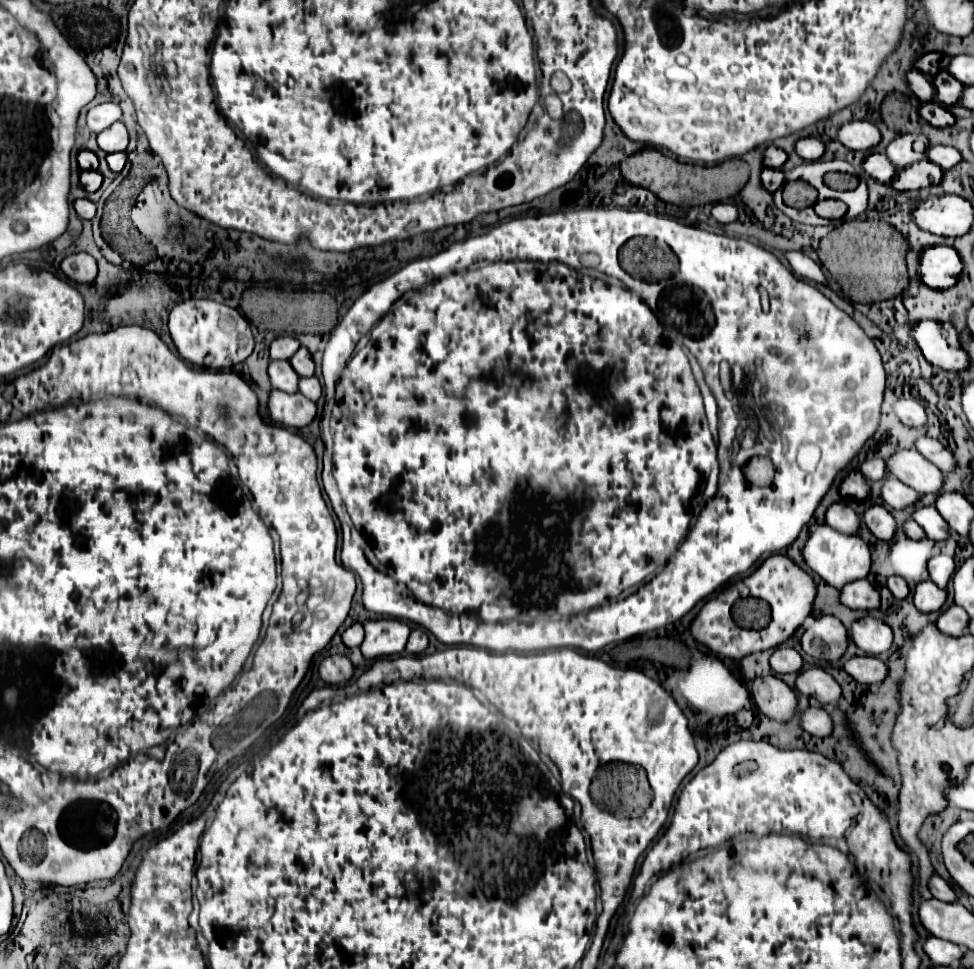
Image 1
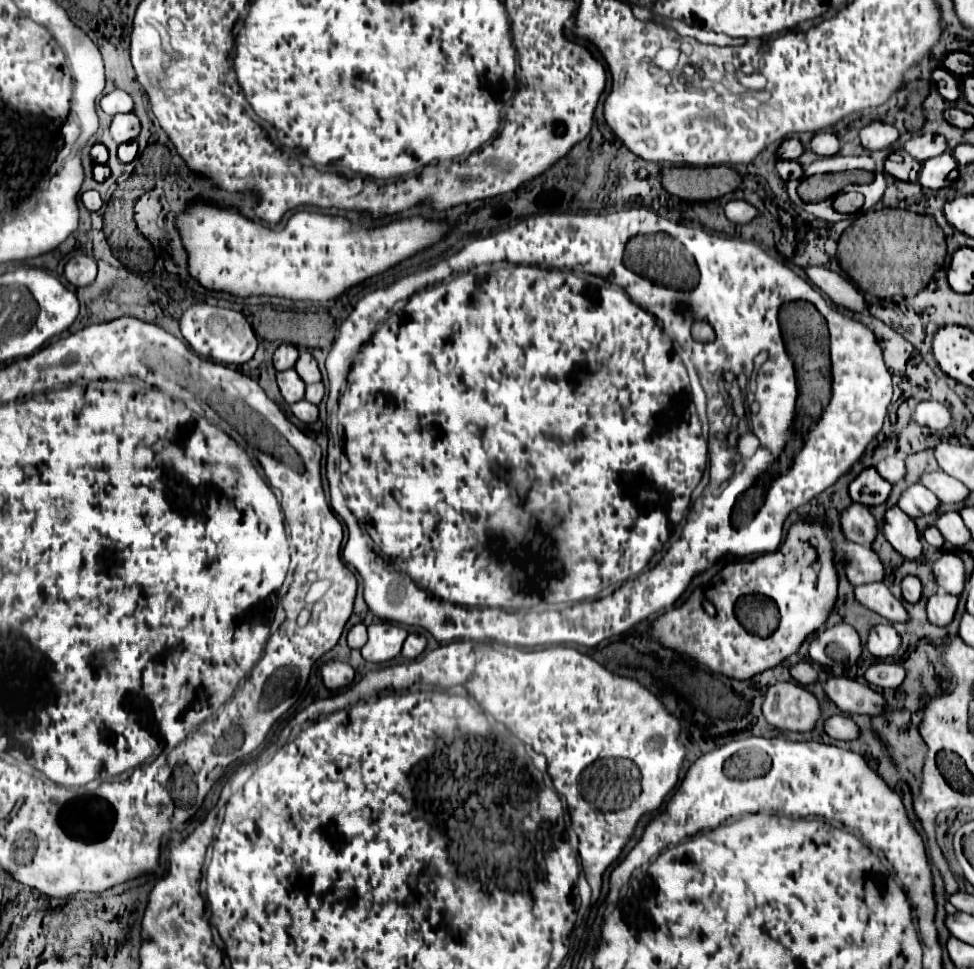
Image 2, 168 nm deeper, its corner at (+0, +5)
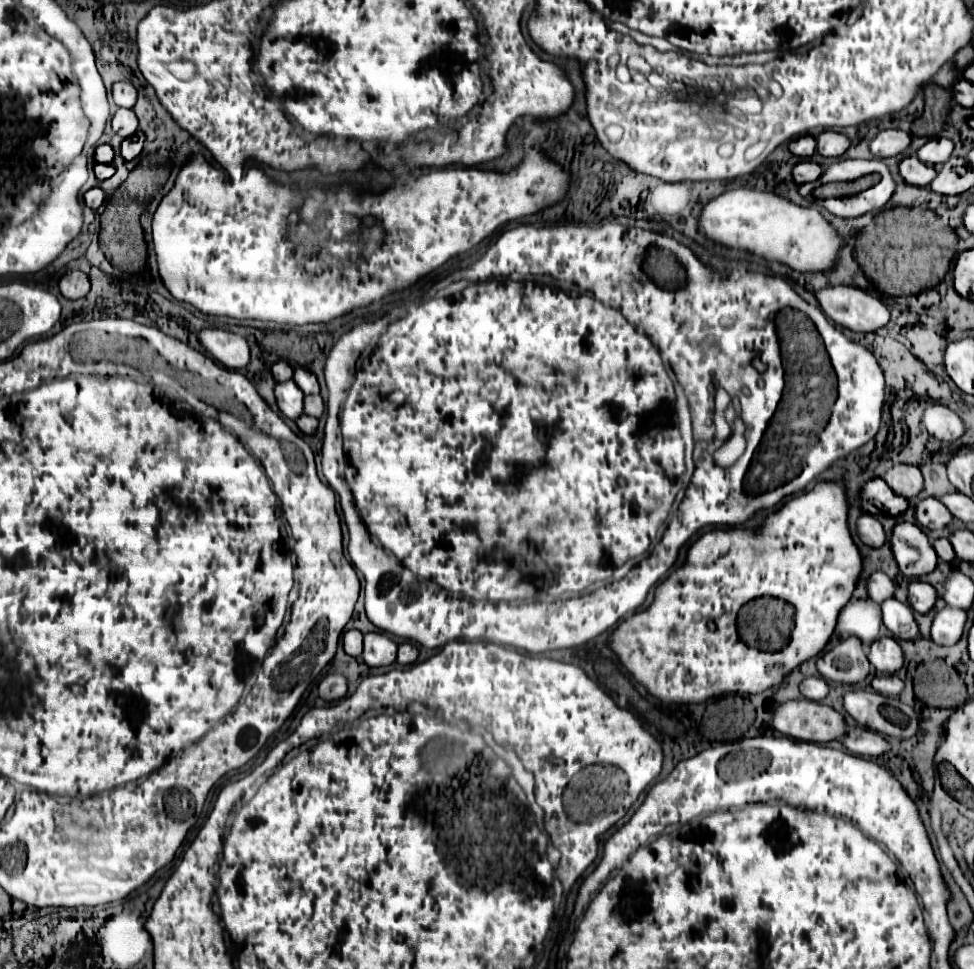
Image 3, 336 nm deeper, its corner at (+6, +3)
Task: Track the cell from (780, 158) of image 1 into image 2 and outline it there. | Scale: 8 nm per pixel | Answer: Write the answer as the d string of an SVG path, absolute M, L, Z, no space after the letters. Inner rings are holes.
M790 137L780 143L778 159L798 159L802 155L802 143L796 137Z

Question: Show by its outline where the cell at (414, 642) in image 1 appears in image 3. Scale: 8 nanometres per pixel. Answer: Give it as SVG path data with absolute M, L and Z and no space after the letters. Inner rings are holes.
M402 643L400 647L398 647L398 663L400 665L412 665L414 661L418 659L418 649L416 649L416 645L412 645L412 643Z

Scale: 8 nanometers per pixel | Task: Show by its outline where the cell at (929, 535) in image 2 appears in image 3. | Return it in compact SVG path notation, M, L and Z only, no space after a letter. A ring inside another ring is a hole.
M938 539L938 541L934 541L934 549L936 549L938 557L940 557L942 561L946 561L946 563L952 563L952 561L956 559L956 553L954 553L954 549L952 549L952 545L950 545L948 539Z

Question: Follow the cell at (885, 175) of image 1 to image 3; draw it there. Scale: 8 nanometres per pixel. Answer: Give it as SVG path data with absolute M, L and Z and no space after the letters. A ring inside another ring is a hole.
M906 157L902 163L900 163L900 173L902 177L910 183L910 185L916 185L916 187L926 187L930 185L930 181L934 179L934 173L936 169L922 163L918 157Z

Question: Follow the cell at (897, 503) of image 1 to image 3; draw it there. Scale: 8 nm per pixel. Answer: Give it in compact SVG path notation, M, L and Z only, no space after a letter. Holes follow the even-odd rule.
M928 497L924 501L920 501L918 509L916 509L916 519L922 527L928 529L944 529L952 523L952 513L946 509L946 505L942 505L942 501Z

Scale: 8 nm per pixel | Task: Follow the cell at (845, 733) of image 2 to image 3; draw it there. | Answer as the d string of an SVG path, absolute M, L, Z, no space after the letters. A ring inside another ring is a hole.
M850 727L842 743L852 751L854 755L866 755L866 757L880 757L890 751L890 743L876 731Z

